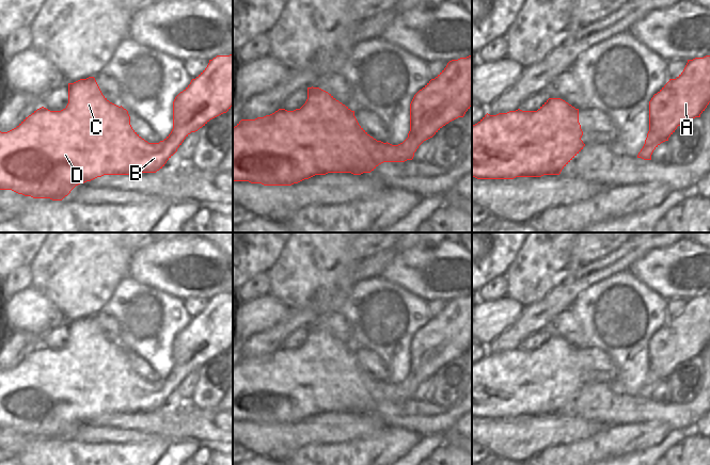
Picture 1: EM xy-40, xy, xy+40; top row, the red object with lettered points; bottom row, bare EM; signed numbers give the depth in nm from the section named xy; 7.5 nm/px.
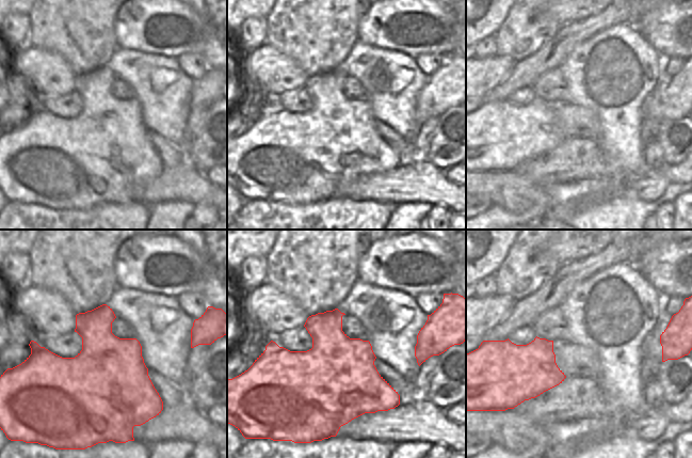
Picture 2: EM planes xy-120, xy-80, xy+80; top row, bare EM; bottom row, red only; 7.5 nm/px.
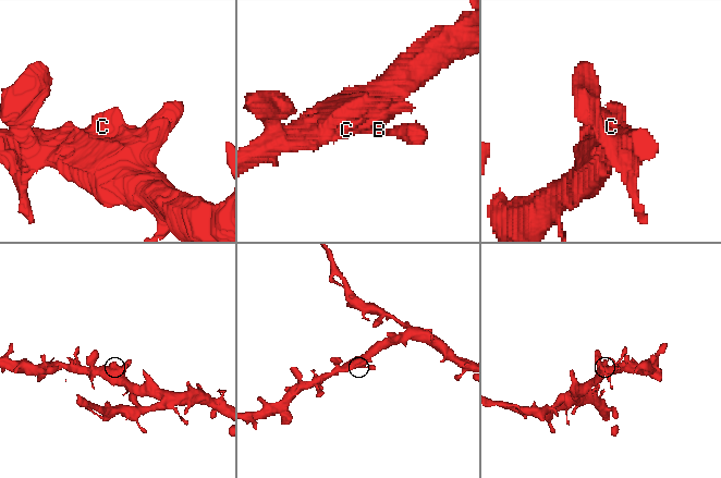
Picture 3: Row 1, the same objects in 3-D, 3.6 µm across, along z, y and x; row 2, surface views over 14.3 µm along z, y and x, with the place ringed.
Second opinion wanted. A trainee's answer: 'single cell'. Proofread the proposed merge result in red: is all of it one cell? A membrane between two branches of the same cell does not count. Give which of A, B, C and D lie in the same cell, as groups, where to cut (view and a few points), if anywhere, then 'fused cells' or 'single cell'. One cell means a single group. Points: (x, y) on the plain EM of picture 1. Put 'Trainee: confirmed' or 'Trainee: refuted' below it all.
A B C D | no cut | single cell
Trainee: confirmed

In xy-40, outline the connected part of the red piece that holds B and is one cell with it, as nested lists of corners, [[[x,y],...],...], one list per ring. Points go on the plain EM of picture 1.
[[[233,292],[217,294],[207,306],[180,331],[173,340],[173,368],[159,382],[148,382],[131,366],[128,350],[110,341],[94,316],[68,322],[68,342],[61,350],[44,346],[26,356],[16,367],[0,370],[0,429],[12,429],[33,437],[62,439],[78,423],[104,414],[136,414],[156,412],[177,390],[184,379],[210,358],[226,352],[233,344]]]

